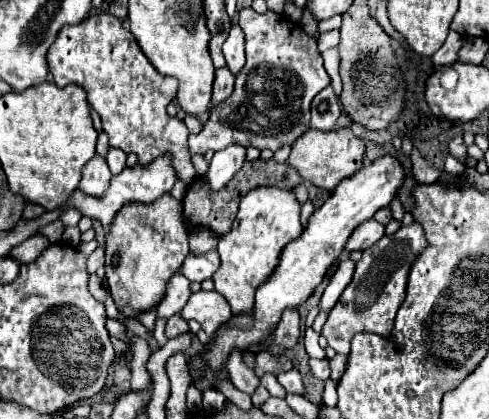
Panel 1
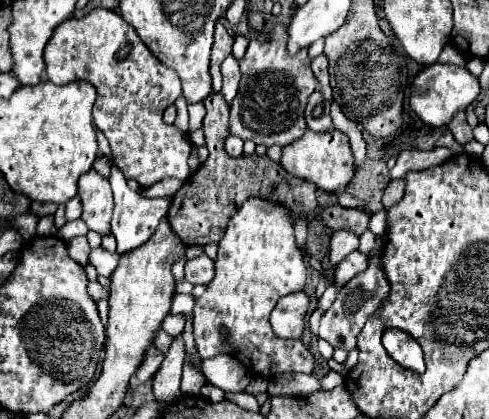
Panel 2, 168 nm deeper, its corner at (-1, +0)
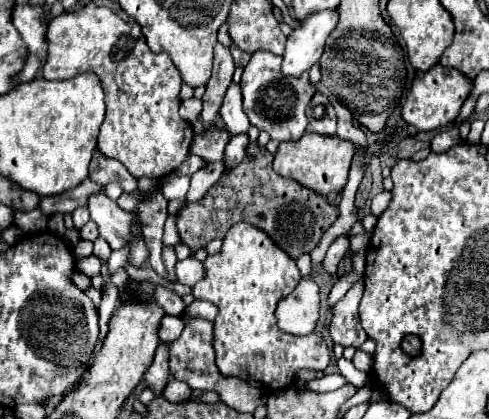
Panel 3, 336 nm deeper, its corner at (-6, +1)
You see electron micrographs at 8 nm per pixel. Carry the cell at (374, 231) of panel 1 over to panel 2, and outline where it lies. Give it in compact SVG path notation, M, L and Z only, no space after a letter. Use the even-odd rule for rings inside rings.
M333 231L331 235L331 245L329 245L329 261L337 265L343 257L347 257L351 251L359 247L359 237L351 231Z

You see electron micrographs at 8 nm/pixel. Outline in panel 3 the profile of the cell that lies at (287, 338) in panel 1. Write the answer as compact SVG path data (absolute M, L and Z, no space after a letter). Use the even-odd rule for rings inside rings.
M302 278L300 284L278 302L278 328L288 334L310 334L318 322L318 286L312 278Z

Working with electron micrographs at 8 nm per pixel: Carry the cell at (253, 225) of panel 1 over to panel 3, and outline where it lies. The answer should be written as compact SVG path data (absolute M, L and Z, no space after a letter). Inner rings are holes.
M238 222L234 224L228 234L222 240L222 250L214 256L208 256L206 262L206 276L192 288L194 298L208 300L220 308L216 320L214 320L214 352L216 352L216 366L224 376L236 376L246 380L250 386L260 388L262 392L268 390L280 390L288 388L294 382L294 376L298 370L324 370L330 362L330 352L324 344L324 338L316 332L308 336L294 336L286 334L276 326L274 310L280 298L284 298L288 292L292 292L298 282L302 280L300 270L296 266L296 260L290 258L280 246L272 242L264 230L248 224L248 222Z

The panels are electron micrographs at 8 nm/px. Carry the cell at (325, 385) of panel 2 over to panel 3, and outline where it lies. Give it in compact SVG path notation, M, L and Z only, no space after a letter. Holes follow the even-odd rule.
M324 374L322 378L310 380L306 384L306 388L314 390L314 392L332 392L332 390L338 390L344 384L346 384L346 380L340 374Z

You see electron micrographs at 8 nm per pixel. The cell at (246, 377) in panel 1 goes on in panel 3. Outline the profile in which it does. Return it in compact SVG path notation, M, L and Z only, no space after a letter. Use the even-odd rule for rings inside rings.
M166 316L160 326L160 340L176 340L182 334L182 320L176 316Z

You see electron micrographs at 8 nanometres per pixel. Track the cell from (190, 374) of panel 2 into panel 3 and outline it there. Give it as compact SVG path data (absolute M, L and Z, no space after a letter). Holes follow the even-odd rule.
M170 380L164 388L164 398L168 398L170 402L186 402L190 400L190 386L184 380Z

